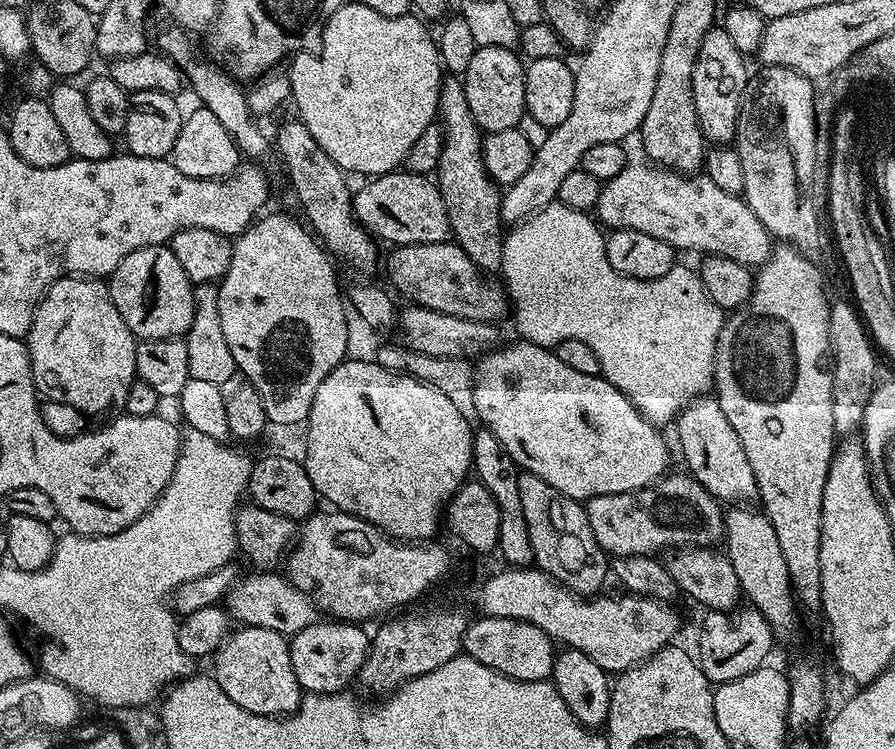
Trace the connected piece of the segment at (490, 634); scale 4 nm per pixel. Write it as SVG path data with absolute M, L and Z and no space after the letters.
M496 616L479 619L469 625L464 635L463 649L467 655L518 681L542 681L551 677L556 648L544 631L524 620L498 619Z

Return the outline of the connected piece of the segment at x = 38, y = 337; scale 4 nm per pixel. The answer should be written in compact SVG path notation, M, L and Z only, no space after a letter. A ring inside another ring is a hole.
M64 276L51 284L34 310L26 343L32 381L37 393L45 401L57 400L60 404L69 404L74 411L81 412L84 416L104 416L103 418L111 417L123 409L126 394L130 394L130 386L136 379L138 340L126 326L122 314L118 314L118 306L114 306L108 285L103 279Z

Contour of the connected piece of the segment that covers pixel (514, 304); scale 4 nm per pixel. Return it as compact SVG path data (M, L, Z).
M559 202L547 204L541 212L536 212L529 216L527 220L521 220L504 237L504 249L500 263L502 283L510 301L511 315L513 317L516 315L516 328L524 335L521 337L529 344L555 346L566 338L578 338L578 342L586 342L586 346L590 346L590 350L594 350L594 354L598 354L600 375L604 379L611 382L618 390L622 390L622 394L626 394L626 398L630 398L632 405L651 424L657 426L671 425L688 403L705 395L713 387L716 375L716 347L718 346L718 334L726 319L725 309L718 307L710 298L710 294L706 294L699 275L693 269L691 272L688 268L677 266L671 268L666 274L662 274L662 278L654 278L653 280L639 280L618 274L618 270L614 270L614 266L610 266L610 262L606 258L605 239L606 236L601 225L589 213L570 210L570 206Z

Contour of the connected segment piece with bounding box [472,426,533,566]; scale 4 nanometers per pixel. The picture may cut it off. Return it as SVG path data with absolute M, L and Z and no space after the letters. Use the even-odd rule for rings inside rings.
M477 427L472 434L472 466L474 476L479 483L490 490L490 494L498 502L500 526L498 528L499 555L504 555L504 564L508 566L528 566L533 563L530 546L530 530L526 530L526 514L522 514L522 498L518 495L518 478L521 469L517 468L514 458L506 454L506 446L494 438L490 429Z

